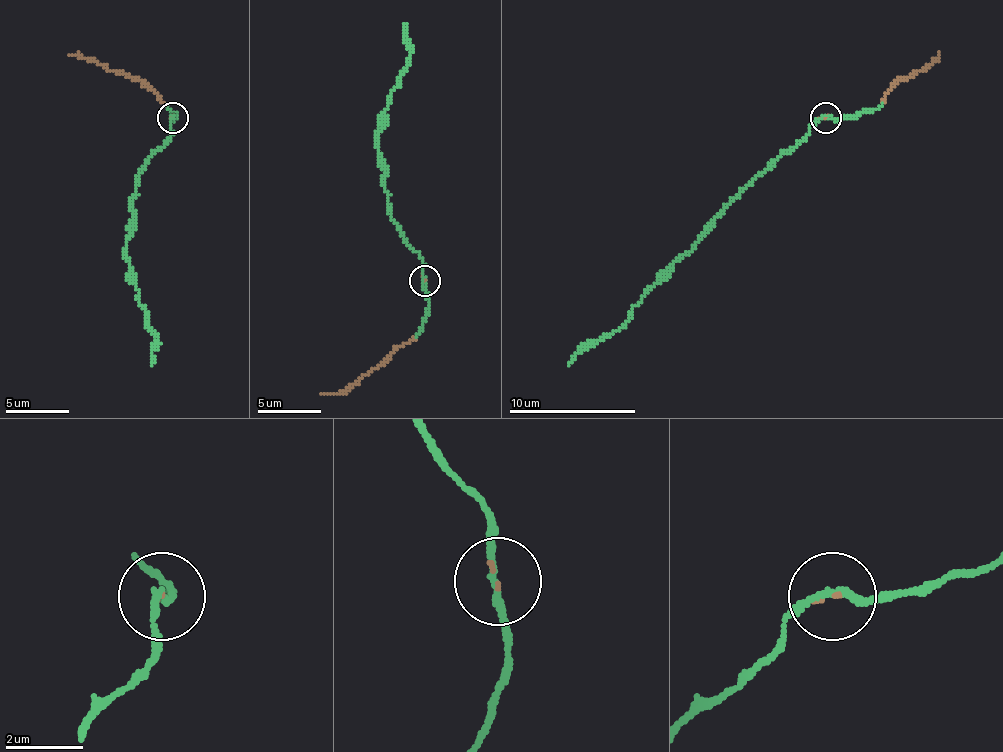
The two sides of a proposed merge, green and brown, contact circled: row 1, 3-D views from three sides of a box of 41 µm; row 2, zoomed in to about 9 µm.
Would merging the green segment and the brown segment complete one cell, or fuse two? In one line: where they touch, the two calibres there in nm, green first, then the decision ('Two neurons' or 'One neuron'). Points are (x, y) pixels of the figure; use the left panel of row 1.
Place: (173, 117). Thickness 170 nm (green) against 60 nm. One neuron

